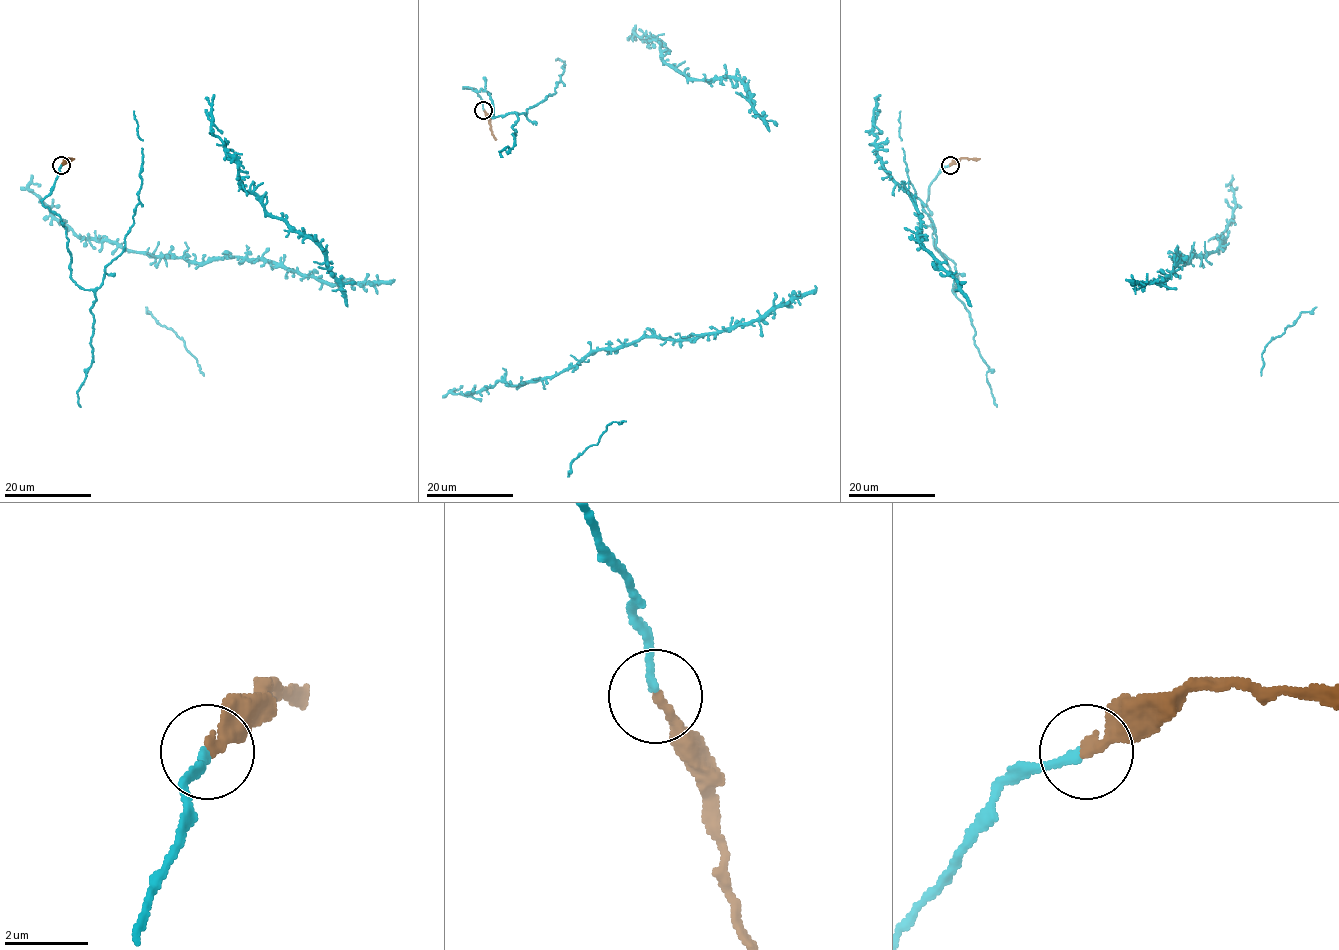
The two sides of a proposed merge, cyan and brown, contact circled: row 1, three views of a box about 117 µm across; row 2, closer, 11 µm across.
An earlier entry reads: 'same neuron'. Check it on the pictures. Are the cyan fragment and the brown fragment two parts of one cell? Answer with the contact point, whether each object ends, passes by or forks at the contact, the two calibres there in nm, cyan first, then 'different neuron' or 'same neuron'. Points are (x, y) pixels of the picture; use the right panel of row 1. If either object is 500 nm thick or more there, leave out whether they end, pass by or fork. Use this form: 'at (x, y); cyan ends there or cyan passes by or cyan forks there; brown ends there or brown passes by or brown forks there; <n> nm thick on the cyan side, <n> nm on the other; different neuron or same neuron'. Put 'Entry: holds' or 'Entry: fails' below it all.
at (950, 165); cyan ends there; brown ends there; 180 nm thick on the cyan side, 240 nm on the other; same neuron
Entry: holds

